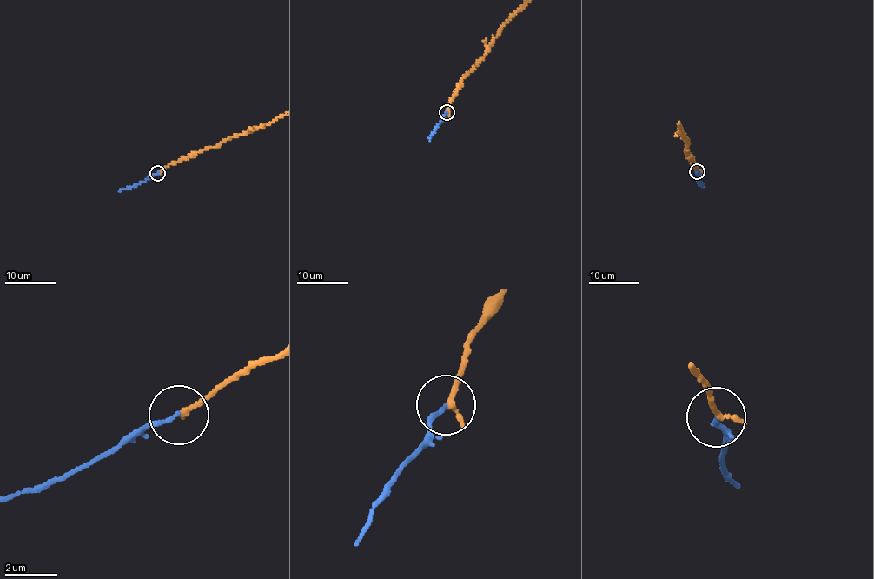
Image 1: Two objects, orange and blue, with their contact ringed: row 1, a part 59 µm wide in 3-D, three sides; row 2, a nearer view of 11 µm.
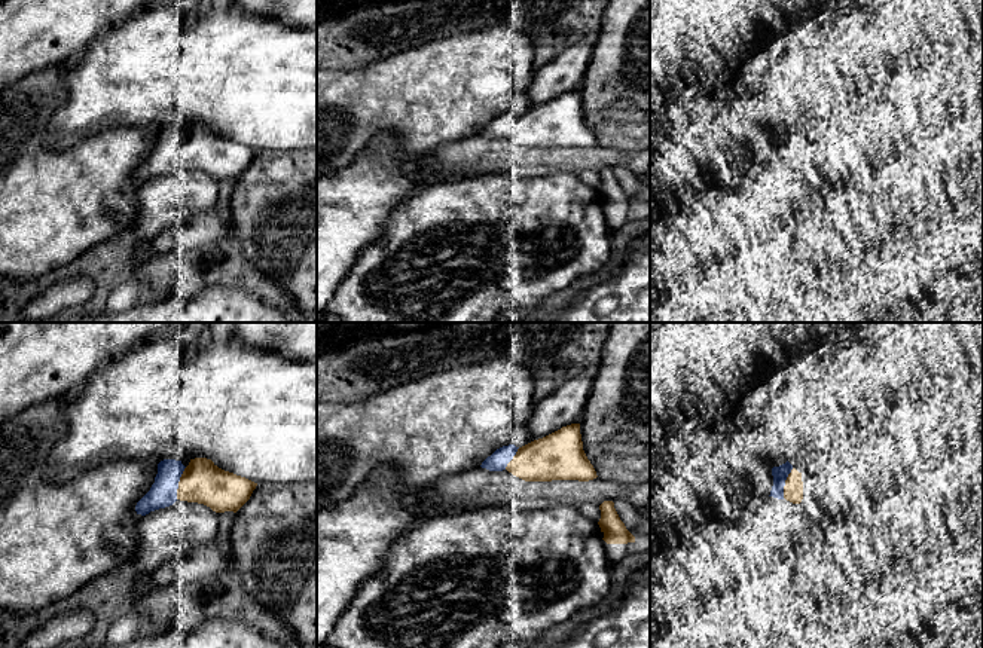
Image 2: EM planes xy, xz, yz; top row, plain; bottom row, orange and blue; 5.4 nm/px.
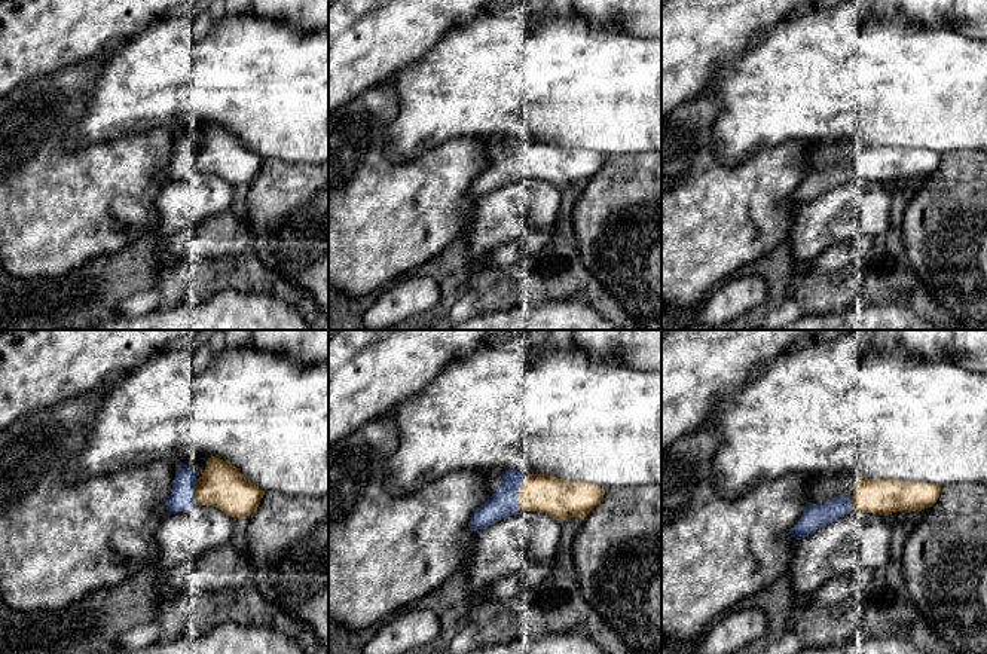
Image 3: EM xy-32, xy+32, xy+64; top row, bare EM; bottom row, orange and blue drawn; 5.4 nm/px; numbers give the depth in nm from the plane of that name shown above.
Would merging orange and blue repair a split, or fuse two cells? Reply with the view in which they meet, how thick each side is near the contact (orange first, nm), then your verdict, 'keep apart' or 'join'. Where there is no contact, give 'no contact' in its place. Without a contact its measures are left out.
xy | 240/150 nm | join

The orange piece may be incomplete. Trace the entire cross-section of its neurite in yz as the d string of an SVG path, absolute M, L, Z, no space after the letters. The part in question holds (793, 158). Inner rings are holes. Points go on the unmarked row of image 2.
M788 128L772 135L773 153L769 163L787 166L800 171L803 166L802 140L799 140Z

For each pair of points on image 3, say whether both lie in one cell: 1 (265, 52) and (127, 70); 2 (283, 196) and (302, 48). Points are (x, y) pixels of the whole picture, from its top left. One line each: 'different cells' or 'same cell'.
1: same cell
2: different cells

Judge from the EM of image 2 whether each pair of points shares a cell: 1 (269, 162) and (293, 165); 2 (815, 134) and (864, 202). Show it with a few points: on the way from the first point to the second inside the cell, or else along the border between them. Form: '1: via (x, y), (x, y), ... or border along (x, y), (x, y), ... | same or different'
1: via (275, 165), (287, 165) | same
2: border along (858, 121), (845, 127), (830, 143) | different

